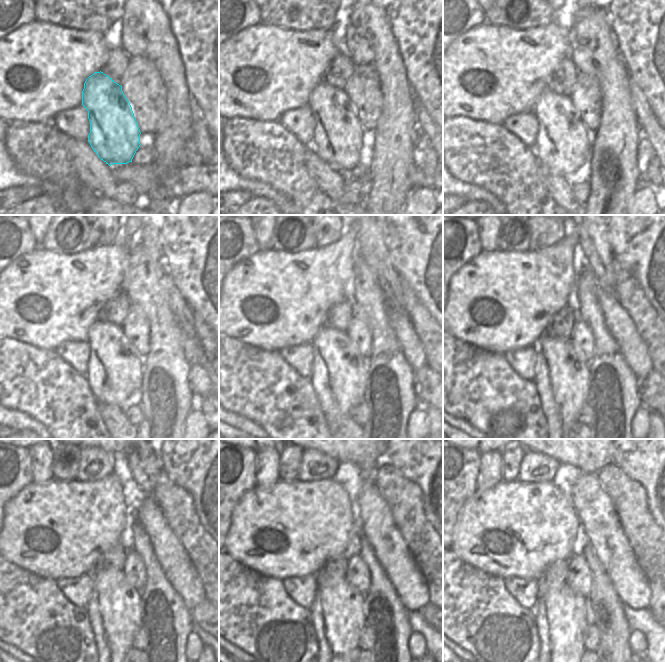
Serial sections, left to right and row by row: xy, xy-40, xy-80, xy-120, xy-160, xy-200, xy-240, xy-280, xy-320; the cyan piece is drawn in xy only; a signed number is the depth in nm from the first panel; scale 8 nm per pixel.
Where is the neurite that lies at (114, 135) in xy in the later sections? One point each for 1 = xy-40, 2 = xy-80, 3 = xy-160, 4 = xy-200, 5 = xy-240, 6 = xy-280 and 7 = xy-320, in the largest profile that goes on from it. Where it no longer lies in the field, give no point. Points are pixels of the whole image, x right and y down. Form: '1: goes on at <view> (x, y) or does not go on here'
1: goes on at xy-40 (338, 134)
2: goes on at xy-80 (562, 144)
3: goes on at xy-160 (338, 378)
4: goes on at xy-200 (562, 378)
5: goes on at xy-240 (114, 607)
6: goes on at xy-280 (337, 611)
7: goes on at xy-320 (561, 616)

